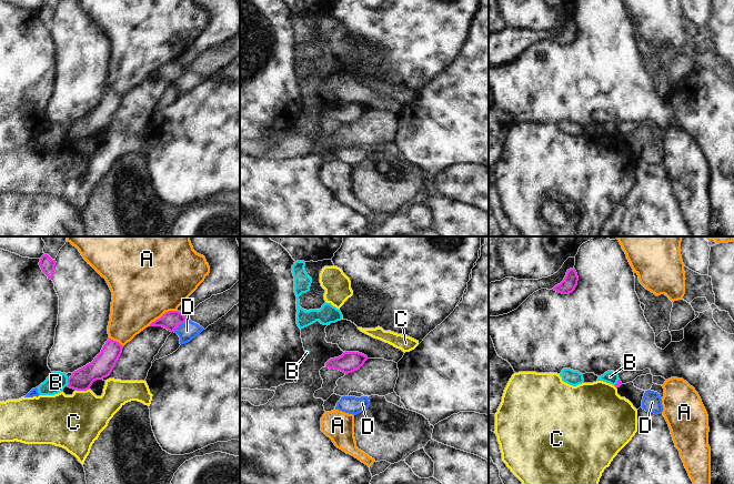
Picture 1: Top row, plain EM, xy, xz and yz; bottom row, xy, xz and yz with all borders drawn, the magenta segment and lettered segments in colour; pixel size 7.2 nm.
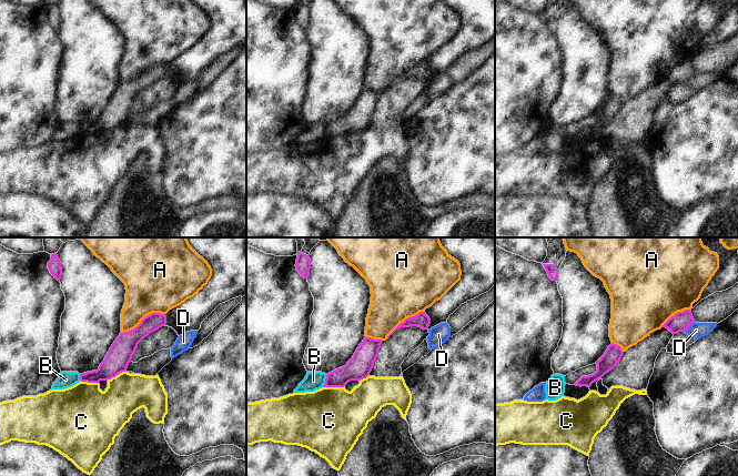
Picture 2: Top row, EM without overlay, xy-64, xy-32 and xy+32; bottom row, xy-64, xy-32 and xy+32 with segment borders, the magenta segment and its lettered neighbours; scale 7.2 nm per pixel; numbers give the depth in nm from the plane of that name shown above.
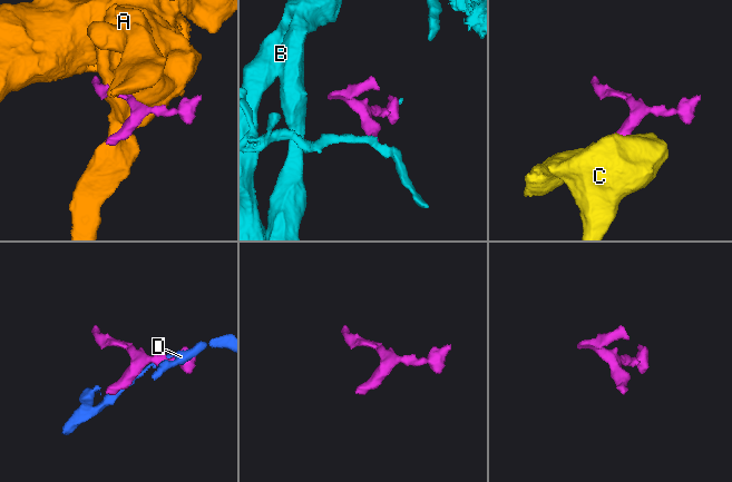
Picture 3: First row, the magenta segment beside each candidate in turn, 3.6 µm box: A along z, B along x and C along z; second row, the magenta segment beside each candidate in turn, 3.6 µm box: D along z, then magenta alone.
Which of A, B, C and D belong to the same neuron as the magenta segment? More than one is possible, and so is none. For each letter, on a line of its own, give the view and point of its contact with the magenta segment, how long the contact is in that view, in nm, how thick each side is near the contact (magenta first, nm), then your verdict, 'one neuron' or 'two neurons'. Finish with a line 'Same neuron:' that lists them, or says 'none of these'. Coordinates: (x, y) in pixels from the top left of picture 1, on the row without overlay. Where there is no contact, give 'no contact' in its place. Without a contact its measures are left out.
A: xy (163, 66) | 240 nm | 140/480 nm | two neurons
B: xy (68, 133) | 50 nm | 160/150 nm | two neurons
C: xy (82, 141) | 90 nm | 160/400 nm | two neurons
D: xy (179, 76) | 140 nm | 140/140 nm | two neurons
Same neuron: none of these

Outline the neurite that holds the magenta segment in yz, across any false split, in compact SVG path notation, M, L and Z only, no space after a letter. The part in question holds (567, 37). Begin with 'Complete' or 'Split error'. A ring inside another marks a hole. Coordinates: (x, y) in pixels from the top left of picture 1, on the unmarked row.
Complete. M570 20L567 21L564 31L560 36L555 37L552 41L562 46L570 46L575 41L577 32L579 28L575 20Z

